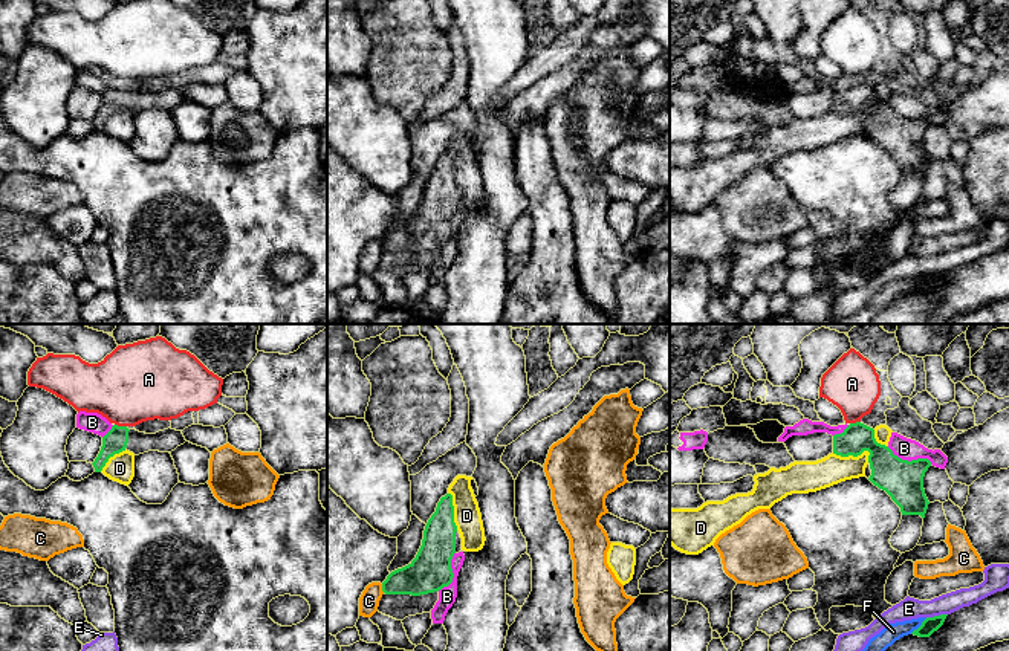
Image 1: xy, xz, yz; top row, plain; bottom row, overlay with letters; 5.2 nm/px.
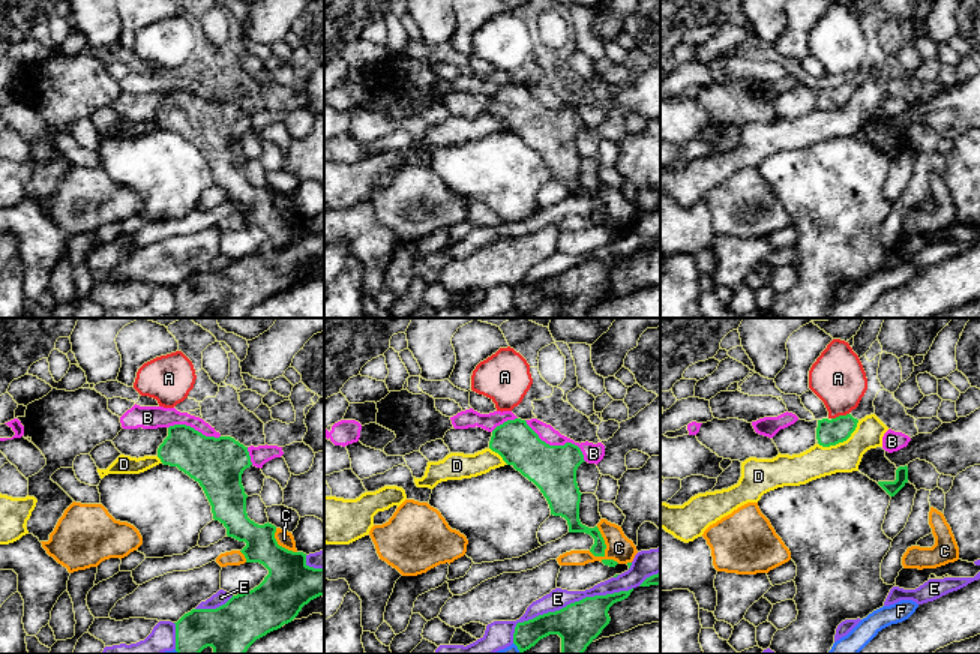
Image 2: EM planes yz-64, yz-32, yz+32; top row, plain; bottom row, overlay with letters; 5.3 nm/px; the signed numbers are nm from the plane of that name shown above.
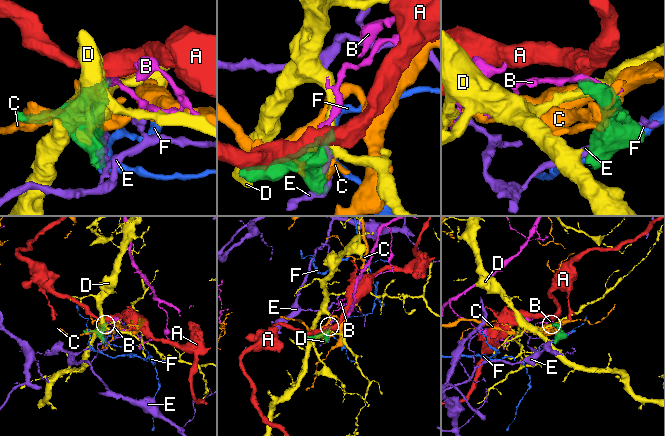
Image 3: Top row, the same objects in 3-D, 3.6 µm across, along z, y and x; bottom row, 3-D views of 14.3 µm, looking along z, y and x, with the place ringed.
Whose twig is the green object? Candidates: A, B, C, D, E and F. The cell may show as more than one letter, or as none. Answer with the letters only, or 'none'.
none

